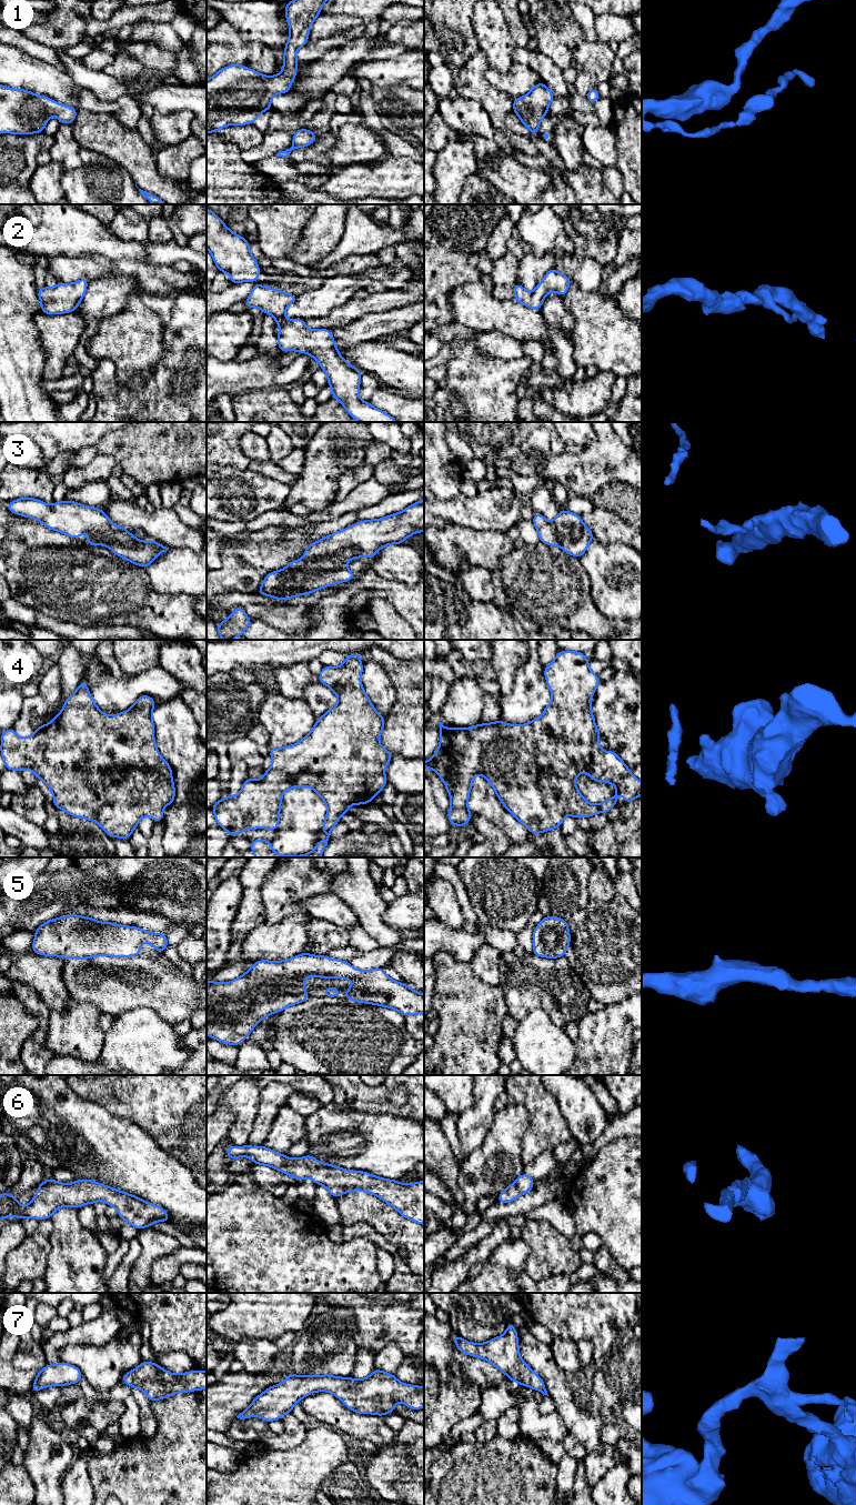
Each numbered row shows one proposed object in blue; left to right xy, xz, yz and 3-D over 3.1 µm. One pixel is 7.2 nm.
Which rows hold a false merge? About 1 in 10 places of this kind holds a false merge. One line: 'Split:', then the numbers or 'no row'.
Split: no row

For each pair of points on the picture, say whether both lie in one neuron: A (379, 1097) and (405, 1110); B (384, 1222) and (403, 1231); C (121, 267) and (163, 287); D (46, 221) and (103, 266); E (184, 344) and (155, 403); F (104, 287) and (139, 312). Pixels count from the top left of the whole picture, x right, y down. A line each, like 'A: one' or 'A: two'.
A: one
B: one
C: one
D: two
E: one
F: two

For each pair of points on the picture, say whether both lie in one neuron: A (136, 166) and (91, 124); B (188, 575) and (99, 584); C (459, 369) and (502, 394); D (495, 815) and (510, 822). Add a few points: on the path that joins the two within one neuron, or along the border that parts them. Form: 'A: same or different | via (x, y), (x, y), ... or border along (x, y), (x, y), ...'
A: same | via (124, 154), (102, 133)
B: different | border along (143, 569), (149, 584), (155, 591), (171, 593)
C: same | via (470, 373), (477, 375), (491, 389)
D: same | via (499, 815), (506, 822)

